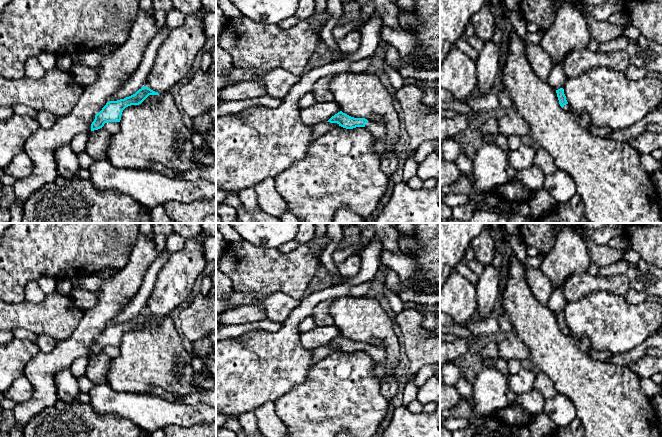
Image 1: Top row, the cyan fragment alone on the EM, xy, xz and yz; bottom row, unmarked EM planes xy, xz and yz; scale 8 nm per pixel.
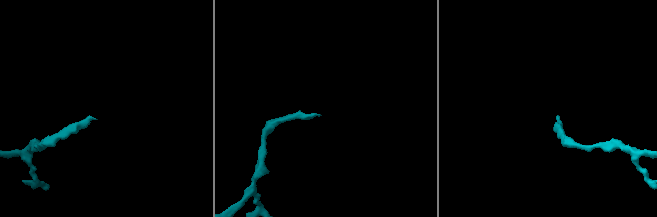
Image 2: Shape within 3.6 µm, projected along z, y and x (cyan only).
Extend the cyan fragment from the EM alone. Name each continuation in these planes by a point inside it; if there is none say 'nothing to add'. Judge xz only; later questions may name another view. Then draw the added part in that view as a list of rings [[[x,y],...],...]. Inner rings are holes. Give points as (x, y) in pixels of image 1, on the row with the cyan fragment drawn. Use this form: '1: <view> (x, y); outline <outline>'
1: xz (378, 130); outline [[[368,120],[365,128],[368,129],[376,139],[383,139],[385,137],[386,127],[381,122]]]

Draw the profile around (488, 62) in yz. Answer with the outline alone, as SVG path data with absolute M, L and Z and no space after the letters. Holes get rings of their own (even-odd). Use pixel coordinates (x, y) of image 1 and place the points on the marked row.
M488 41L484 48L479 51L476 60L477 73L479 77L478 88L480 97L493 92L493 84L500 69L500 44Z

